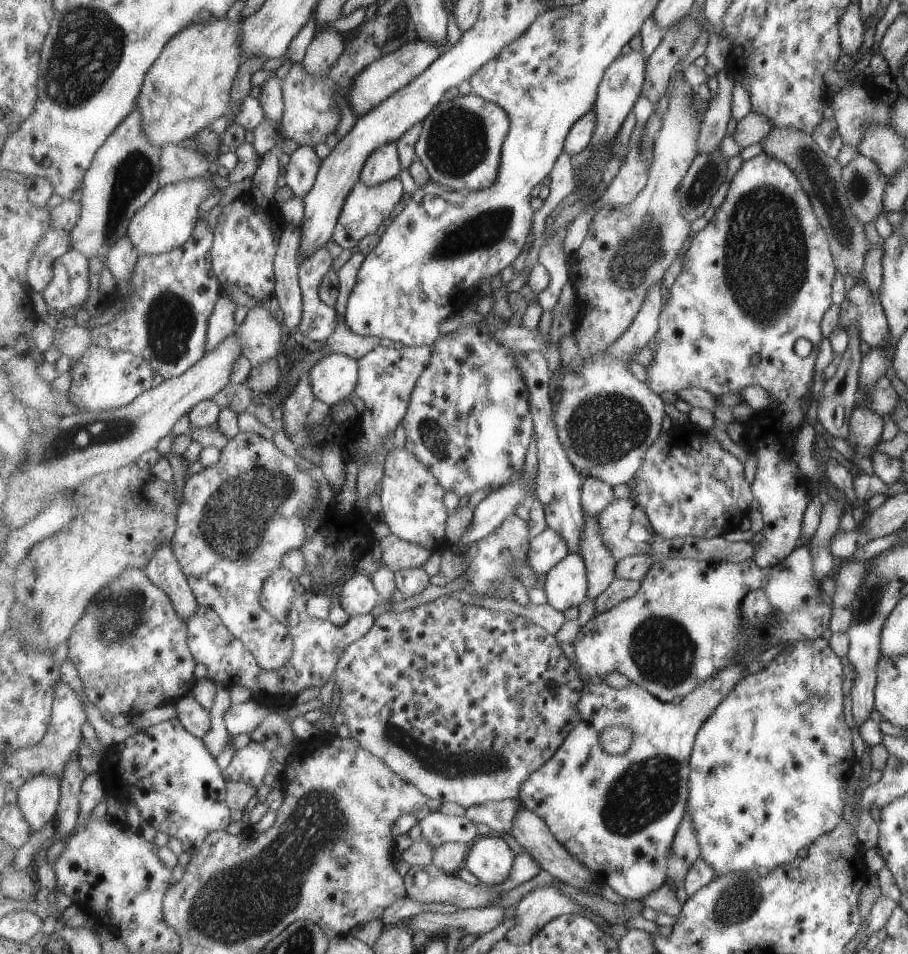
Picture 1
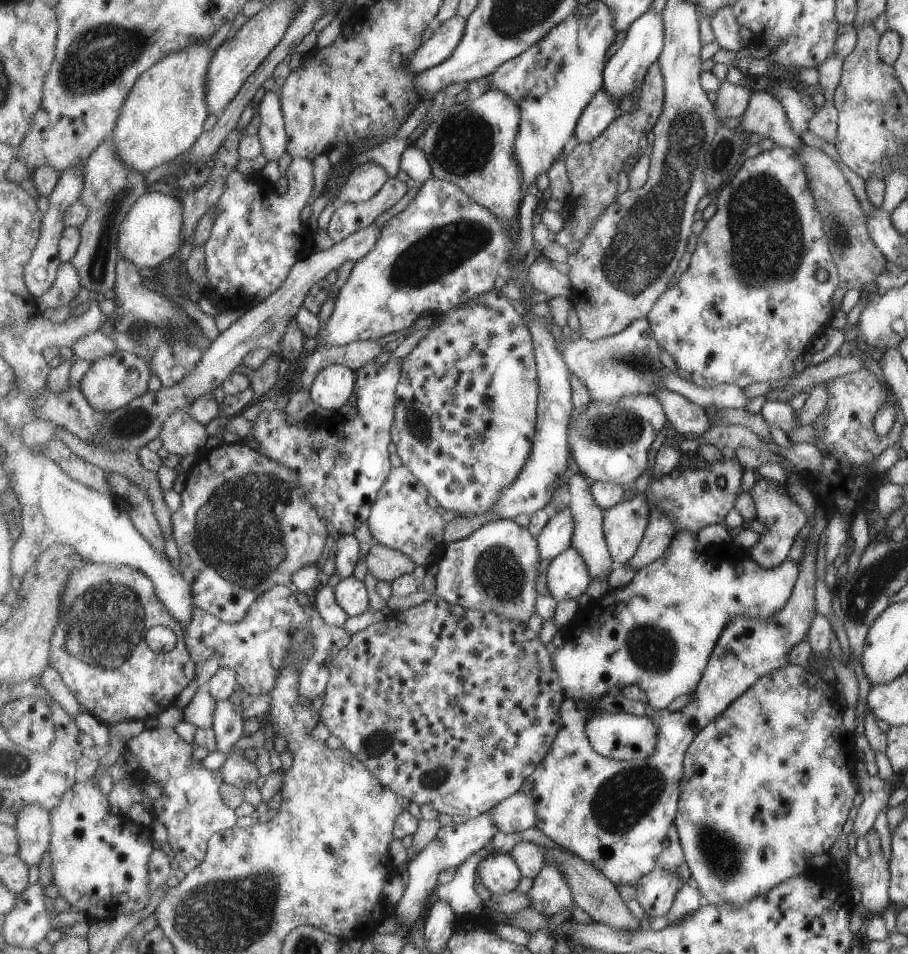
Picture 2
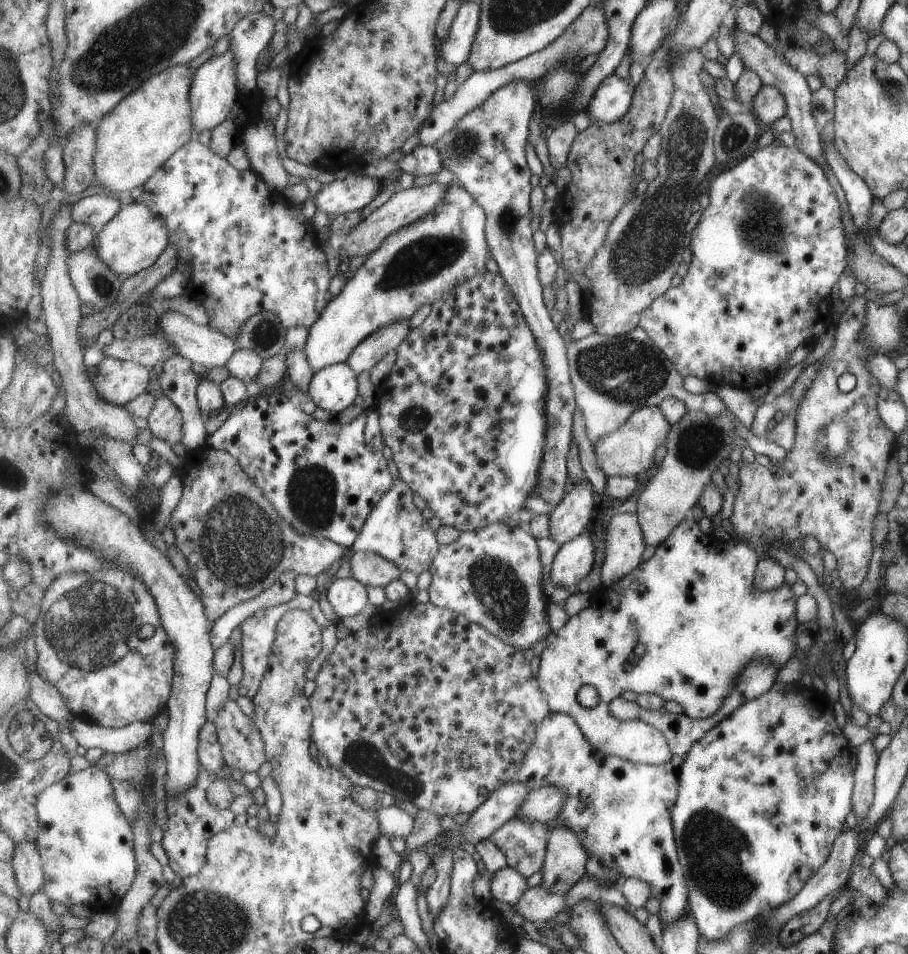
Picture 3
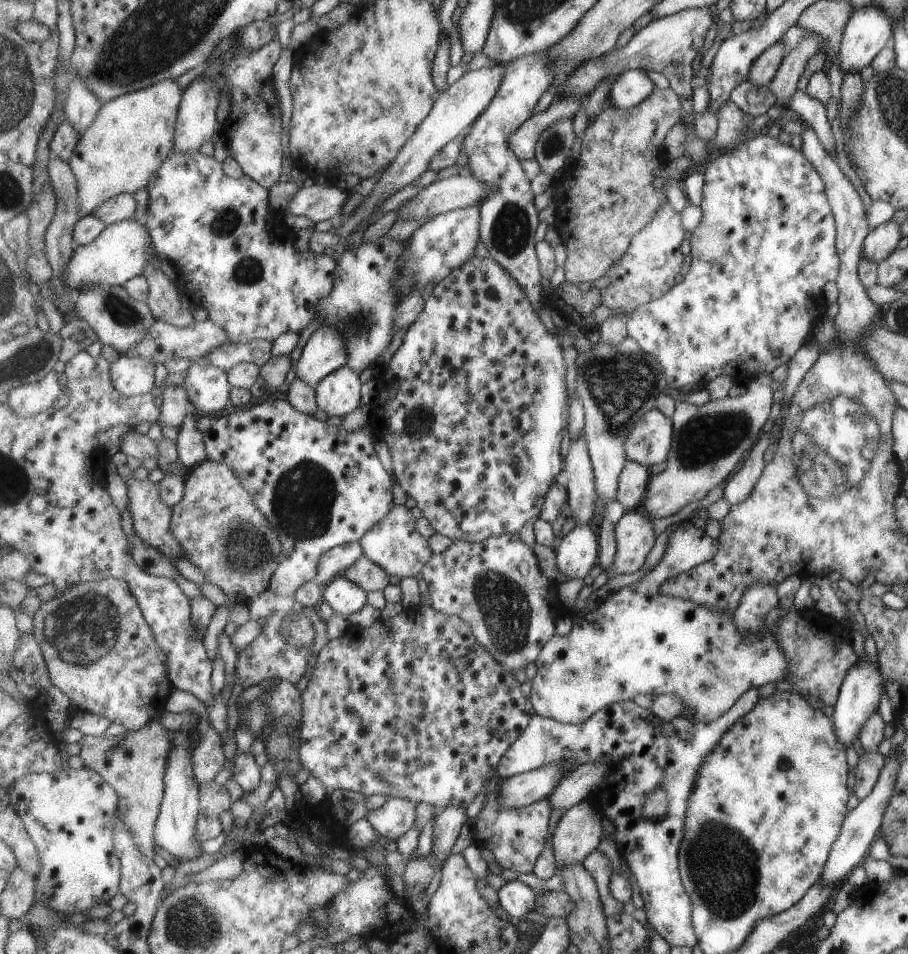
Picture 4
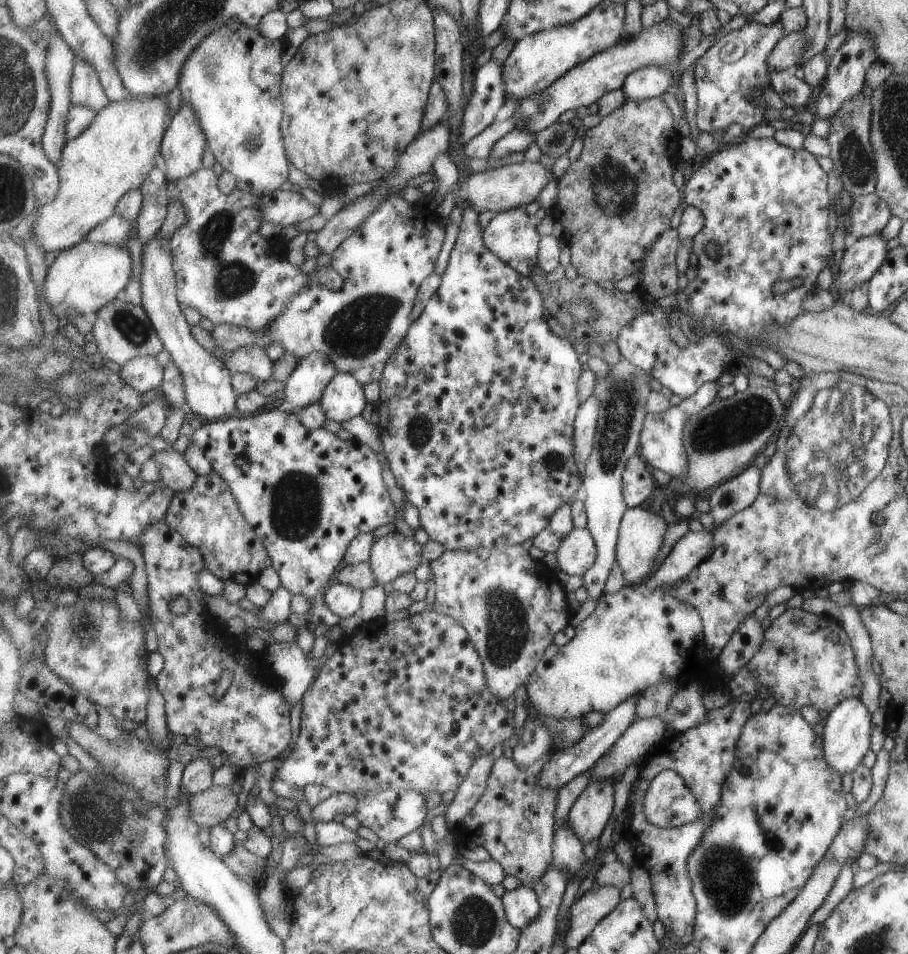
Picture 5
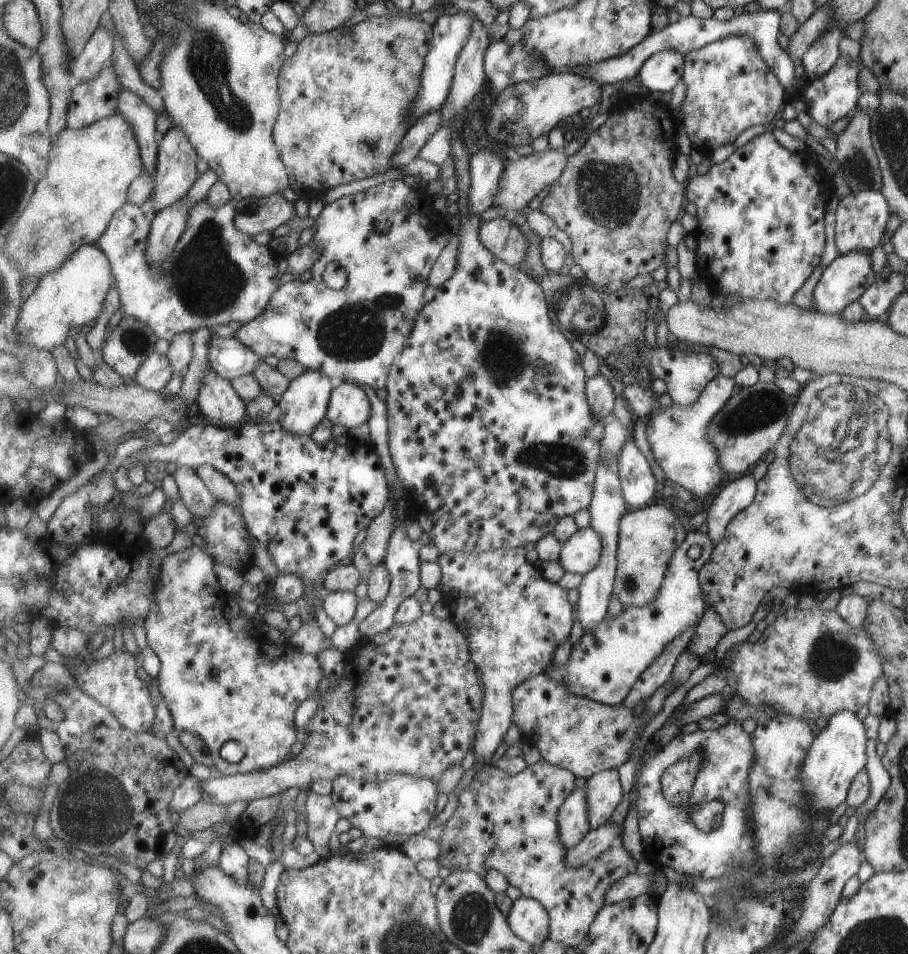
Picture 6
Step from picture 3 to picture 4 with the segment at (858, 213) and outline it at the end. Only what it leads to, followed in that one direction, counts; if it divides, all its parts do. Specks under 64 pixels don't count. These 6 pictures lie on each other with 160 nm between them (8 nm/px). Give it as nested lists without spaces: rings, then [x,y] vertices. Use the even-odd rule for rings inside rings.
[[[797,89],[792,94],[787,107],[791,107],[794,118],[801,120],[813,129],[822,147],[830,157],[833,157],[834,140],[823,104],[817,99],[811,98],[805,91]]]

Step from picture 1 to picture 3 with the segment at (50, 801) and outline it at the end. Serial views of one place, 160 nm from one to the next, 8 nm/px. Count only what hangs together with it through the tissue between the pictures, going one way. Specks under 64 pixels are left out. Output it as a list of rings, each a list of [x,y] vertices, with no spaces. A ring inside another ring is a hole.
[[[20,842],[16,846],[13,864],[24,904],[32,894],[44,888],[44,862],[38,842]]]

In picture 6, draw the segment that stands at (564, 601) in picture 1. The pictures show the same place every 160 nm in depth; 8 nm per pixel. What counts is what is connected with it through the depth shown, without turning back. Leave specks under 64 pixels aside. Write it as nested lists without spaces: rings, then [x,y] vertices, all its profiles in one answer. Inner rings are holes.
[[[592,526],[579,529],[563,545],[559,564],[565,571],[585,576],[599,564],[603,547],[601,534]]]

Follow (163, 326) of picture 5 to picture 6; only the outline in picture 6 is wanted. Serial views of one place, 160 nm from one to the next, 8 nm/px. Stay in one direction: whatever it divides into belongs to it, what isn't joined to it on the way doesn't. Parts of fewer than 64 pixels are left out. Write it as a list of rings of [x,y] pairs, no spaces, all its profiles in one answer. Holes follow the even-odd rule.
[[[171,206],[153,215],[147,256],[150,263],[154,267],[158,267],[171,256],[179,239],[187,230],[190,209],[188,207]],[[209,369],[202,380],[197,400],[200,412],[211,424],[238,428],[248,416],[248,403],[235,390],[232,381]]]

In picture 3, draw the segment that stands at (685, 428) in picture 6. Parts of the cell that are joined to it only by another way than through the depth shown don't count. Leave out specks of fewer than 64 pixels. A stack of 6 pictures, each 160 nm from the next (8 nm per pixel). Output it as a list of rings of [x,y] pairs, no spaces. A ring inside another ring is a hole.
[[[643,407],[637,409],[619,429],[606,434],[596,442],[595,452],[601,468],[609,477],[639,476],[645,472],[652,473],[656,468],[655,450],[668,438],[671,424],[660,407]]]

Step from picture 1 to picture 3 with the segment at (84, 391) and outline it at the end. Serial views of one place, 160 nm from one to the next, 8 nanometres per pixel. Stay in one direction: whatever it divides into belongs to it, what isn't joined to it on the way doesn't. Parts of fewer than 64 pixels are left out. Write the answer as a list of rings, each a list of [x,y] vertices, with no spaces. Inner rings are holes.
[[[106,356],[98,364],[96,389],[105,402],[123,407],[148,391],[149,371],[149,367],[138,362]]]

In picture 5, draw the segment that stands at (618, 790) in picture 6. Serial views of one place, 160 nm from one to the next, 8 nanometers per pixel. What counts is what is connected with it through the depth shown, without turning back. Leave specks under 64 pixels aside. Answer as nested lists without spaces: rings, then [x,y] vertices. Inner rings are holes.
[[[609,780],[591,782],[574,802],[568,818],[571,828],[581,836],[583,844],[600,840],[603,832],[613,820],[611,812],[615,806],[614,782]]]

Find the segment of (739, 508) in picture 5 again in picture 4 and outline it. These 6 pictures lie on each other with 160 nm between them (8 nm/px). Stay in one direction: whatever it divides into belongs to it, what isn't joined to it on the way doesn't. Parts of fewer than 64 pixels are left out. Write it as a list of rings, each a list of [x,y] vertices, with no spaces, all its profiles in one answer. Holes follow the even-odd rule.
[[[764,431],[757,444],[750,450],[744,465],[727,481],[723,499],[731,506],[743,502],[753,492],[767,466],[767,462],[763,460],[763,454],[771,446],[771,438],[773,436],[768,431]]]

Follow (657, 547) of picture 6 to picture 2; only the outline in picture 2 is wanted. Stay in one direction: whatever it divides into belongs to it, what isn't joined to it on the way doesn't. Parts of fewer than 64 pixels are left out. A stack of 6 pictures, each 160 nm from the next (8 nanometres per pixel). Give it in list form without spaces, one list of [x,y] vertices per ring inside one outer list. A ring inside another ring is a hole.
[[[647,493],[621,501],[604,515],[604,533],[614,568],[621,568],[638,553],[650,523],[651,504]]]

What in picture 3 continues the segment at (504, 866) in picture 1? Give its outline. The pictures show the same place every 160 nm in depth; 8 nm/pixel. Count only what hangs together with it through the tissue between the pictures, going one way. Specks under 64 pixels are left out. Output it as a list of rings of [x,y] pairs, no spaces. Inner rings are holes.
[[[509,864],[496,871],[491,880],[491,896],[511,906],[519,903],[528,888],[526,878]]]

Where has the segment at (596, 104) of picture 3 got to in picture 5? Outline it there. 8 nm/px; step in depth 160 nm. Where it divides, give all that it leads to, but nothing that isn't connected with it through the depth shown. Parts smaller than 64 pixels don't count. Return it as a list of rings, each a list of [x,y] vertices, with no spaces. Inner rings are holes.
[[[649,65],[634,70],[623,85],[625,99],[642,101],[660,97],[667,86],[673,84],[674,76],[665,67]]]

